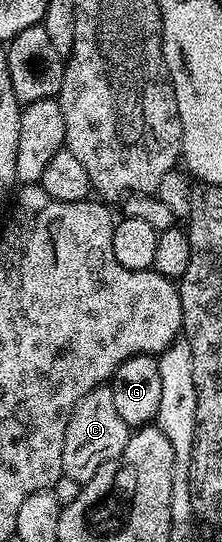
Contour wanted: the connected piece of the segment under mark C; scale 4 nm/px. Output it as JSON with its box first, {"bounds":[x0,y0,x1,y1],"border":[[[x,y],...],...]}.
{"bounds":[62,386,130,483],"border":[[[111,386],[95,387],[72,411],[66,425],[66,441],[62,441],[63,478],[88,483],[106,465],[106,461],[117,459],[126,449],[130,428],[114,409],[114,393]]]}

